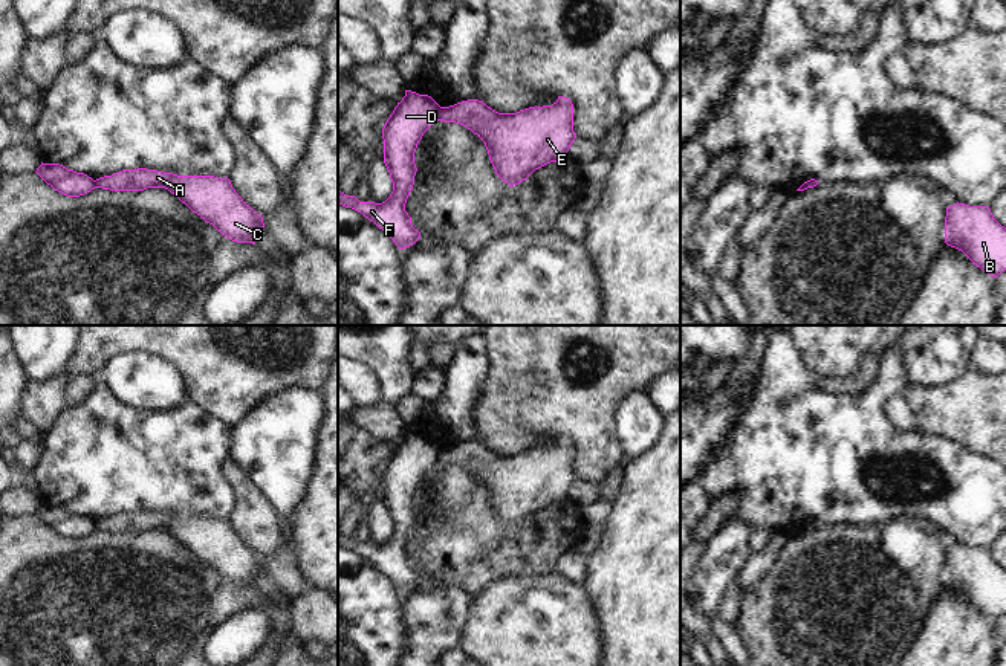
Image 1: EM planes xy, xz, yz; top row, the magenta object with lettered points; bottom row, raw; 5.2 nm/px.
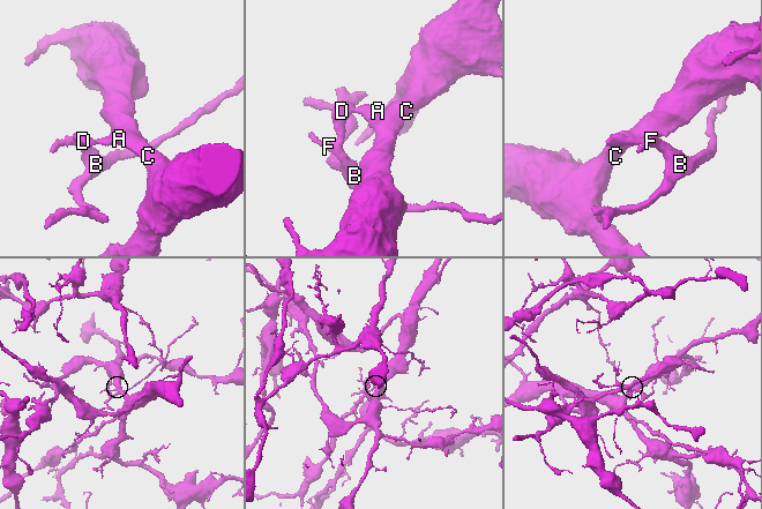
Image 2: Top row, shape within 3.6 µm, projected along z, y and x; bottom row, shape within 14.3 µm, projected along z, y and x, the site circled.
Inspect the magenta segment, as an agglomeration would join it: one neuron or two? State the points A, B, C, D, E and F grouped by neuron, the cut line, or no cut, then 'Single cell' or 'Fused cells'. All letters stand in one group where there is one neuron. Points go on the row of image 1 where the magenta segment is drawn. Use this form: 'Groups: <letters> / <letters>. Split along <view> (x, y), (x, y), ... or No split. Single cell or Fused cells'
Groups: A C E / B D F. Split along xz (442, 107), (438, 119). Fused cells.

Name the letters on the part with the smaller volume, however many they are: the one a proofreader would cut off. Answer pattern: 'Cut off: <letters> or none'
Cut off: B, D, F

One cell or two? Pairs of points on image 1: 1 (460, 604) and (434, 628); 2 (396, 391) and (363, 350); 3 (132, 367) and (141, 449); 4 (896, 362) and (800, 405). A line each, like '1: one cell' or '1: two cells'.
1: one cell
2: one cell
3: two cells
4: one cell

